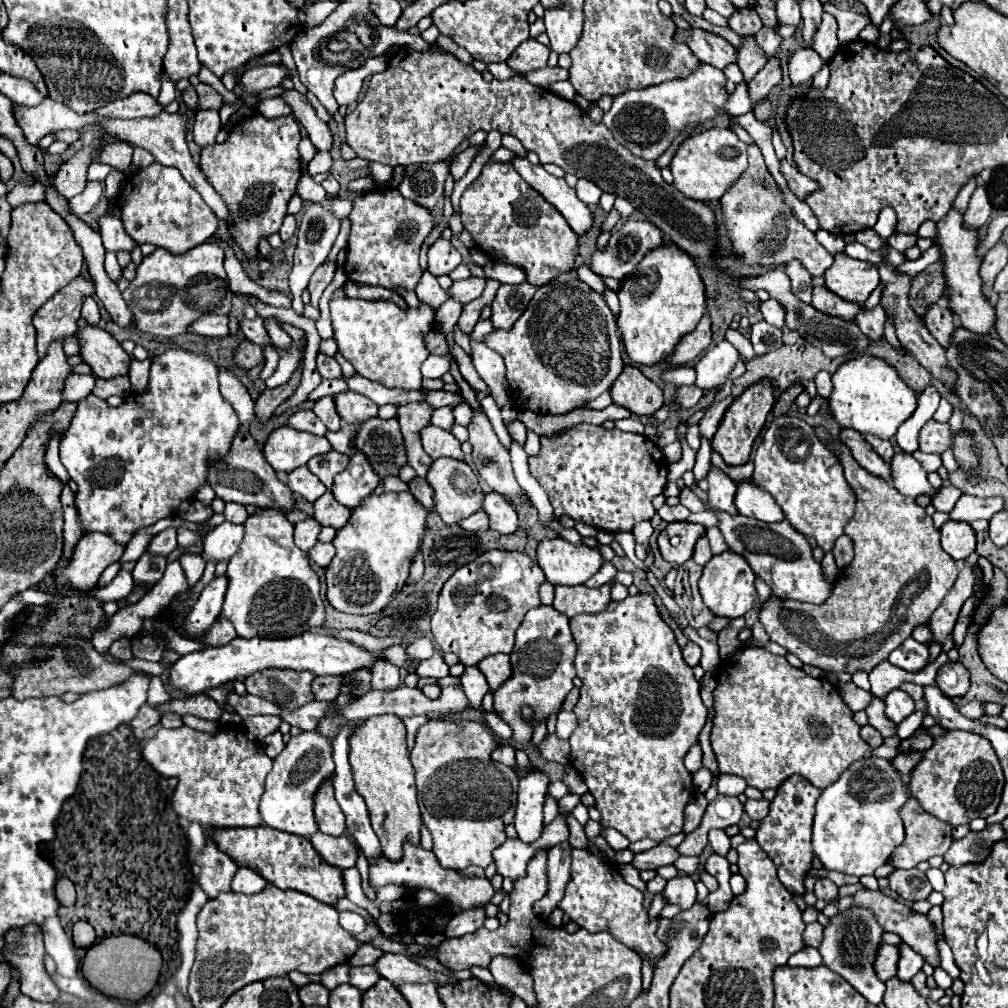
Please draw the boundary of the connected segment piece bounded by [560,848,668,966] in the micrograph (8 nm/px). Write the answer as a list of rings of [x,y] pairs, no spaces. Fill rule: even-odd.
[[[588,848],[572,850],[570,880],[560,908],[570,916],[570,920],[574,920],[590,934],[610,932],[614,940],[632,948],[636,954],[646,956],[652,966],[656,966],[656,962],[668,952],[668,946],[656,938],[660,916],[650,918],[648,910],[644,908],[644,894],[626,884],[614,864],[608,866],[608,862],[594,856]]]

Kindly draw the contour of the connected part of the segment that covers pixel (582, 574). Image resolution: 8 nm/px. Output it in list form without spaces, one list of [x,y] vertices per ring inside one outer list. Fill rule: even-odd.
[[[564,538],[542,540],[538,546],[538,564],[550,584],[576,586],[592,578],[604,564],[598,548],[572,544]]]

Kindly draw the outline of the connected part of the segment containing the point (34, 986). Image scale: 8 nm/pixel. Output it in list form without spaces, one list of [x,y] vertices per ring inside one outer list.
[[[28,924],[28,928],[8,932],[4,940],[6,946],[2,954],[22,974],[22,994],[40,1002],[56,1002],[60,998],[60,990],[44,970],[42,930],[34,924]]]

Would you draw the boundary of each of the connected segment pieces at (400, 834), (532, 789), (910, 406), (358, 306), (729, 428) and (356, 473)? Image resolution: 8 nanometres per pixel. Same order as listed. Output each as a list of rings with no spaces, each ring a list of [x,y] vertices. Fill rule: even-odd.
[[[394,714],[368,718],[350,740],[350,766],[358,794],[366,800],[372,828],[382,844],[382,854],[390,862],[404,856],[404,844],[420,844],[422,818],[416,800],[416,774],[406,748],[406,728]]]
[[[532,770],[520,778],[518,786],[518,806],[514,816],[514,826],[522,842],[536,842],[542,834],[542,806],[546,800],[548,776],[542,770]]]
[[[862,354],[854,360],[840,364],[834,378],[834,390],[828,398],[834,418],[842,428],[854,428],[860,434],[876,434],[880,438],[892,438],[902,422],[906,422],[916,410],[916,394],[898,376],[886,360]]]
[[[332,298],[330,300],[330,314],[332,314],[332,328],[334,340],[338,344],[338,352],[356,368],[356,372],[372,382],[386,384],[388,388],[402,388],[402,390],[416,390],[422,384],[420,366],[428,358],[428,348],[424,336],[434,330],[434,314],[436,310],[420,302],[420,308],[402,310],[392,300],[360,300],[360,298]]]
[[[762,380],[750,388],[746,388],[734,402],[732,406],[728,408],[728,412],[724,414],[714,438],[712,438],[712,450],[718,452],[724,462],[728,466],[742,466],[748,462],[750,458],[750,452],[752,452],[752,444],[754,444],[754,438],[760,434],[764,422],[766,422],[766,416],[770,414],[772,406],[774,406],[774,394],[772,394],[772,384],[770,380]]]
[[[356,452],[350,458],[350,464],[346,466],[346,470],[342,470],[336,476],[332,494],[340,504],[354,510],[362,504],[366,496],[370,496],[376,490],[378,484],[380,484],[378,474],[372,470],[368,460],[364,460],[364,456]]]

